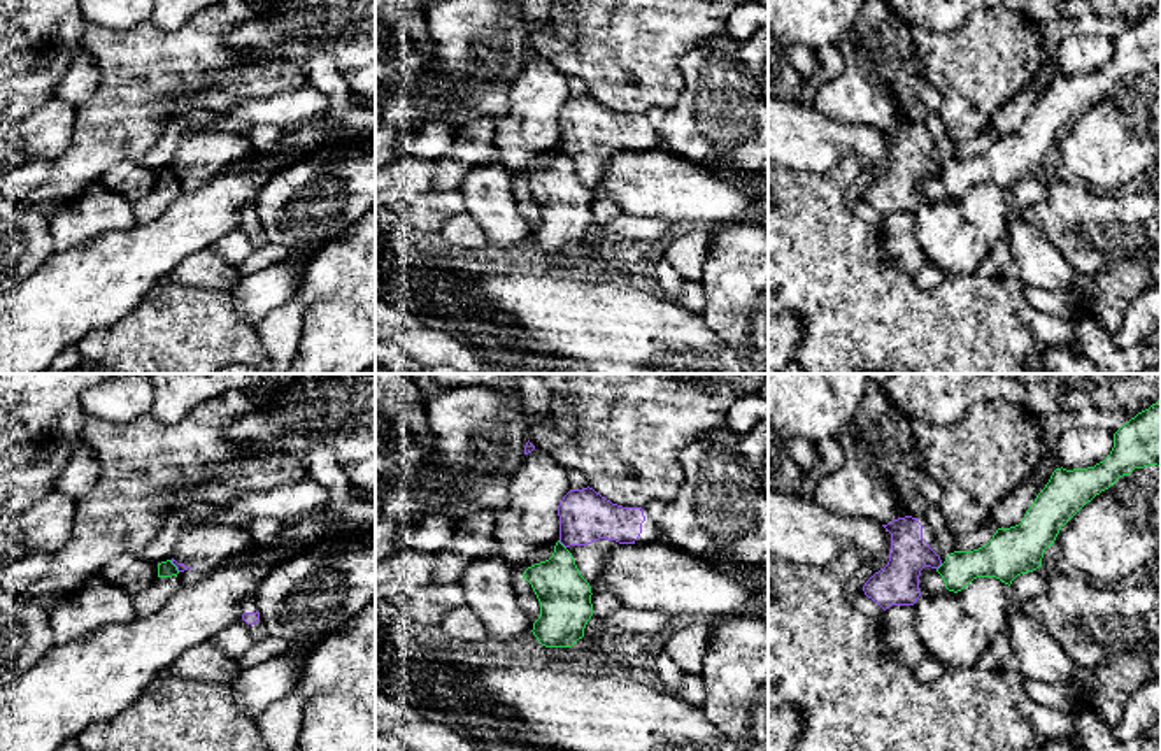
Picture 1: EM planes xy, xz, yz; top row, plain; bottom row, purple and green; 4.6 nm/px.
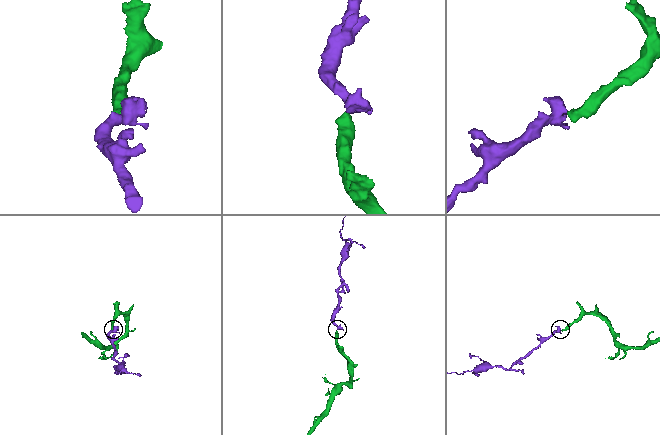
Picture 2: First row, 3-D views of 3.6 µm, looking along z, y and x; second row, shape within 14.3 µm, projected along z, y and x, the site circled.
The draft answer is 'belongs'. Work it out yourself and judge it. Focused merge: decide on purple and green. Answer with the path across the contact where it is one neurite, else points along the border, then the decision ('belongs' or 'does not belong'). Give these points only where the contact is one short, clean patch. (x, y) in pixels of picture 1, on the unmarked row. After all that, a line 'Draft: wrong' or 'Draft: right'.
border xz (558, 148), (565, 155); does not belong
Draft: wrong

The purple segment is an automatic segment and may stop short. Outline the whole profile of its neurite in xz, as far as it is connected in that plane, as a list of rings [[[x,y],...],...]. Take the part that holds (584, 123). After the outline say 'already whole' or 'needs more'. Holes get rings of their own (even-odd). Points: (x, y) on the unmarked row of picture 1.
[[[589,93],[570,97],[558,112],[558,123],[559,149],[572,160],[591,195],[617,153],[661,146],[658,128],[645,114],[612,111]]] | needs more

